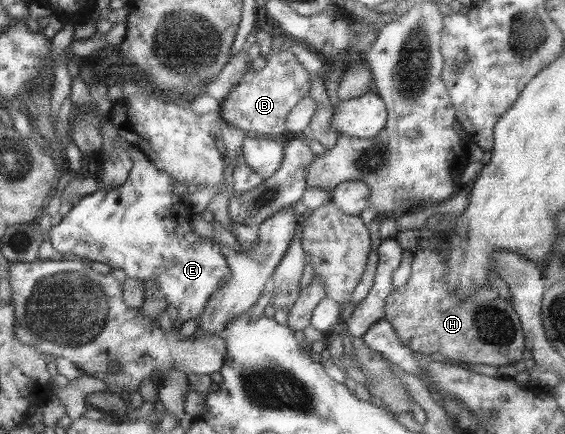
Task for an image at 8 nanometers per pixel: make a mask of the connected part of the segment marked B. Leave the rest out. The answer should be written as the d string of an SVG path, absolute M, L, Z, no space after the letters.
M288 49L272 51L269 56L264 56L264 59L266 65L259 71L249 71L240 81L240 85L222 103L221 117L224 122L243 131L253 130L272 137L287 137L287 116L300 100L309 95L314 78L299 58Z

